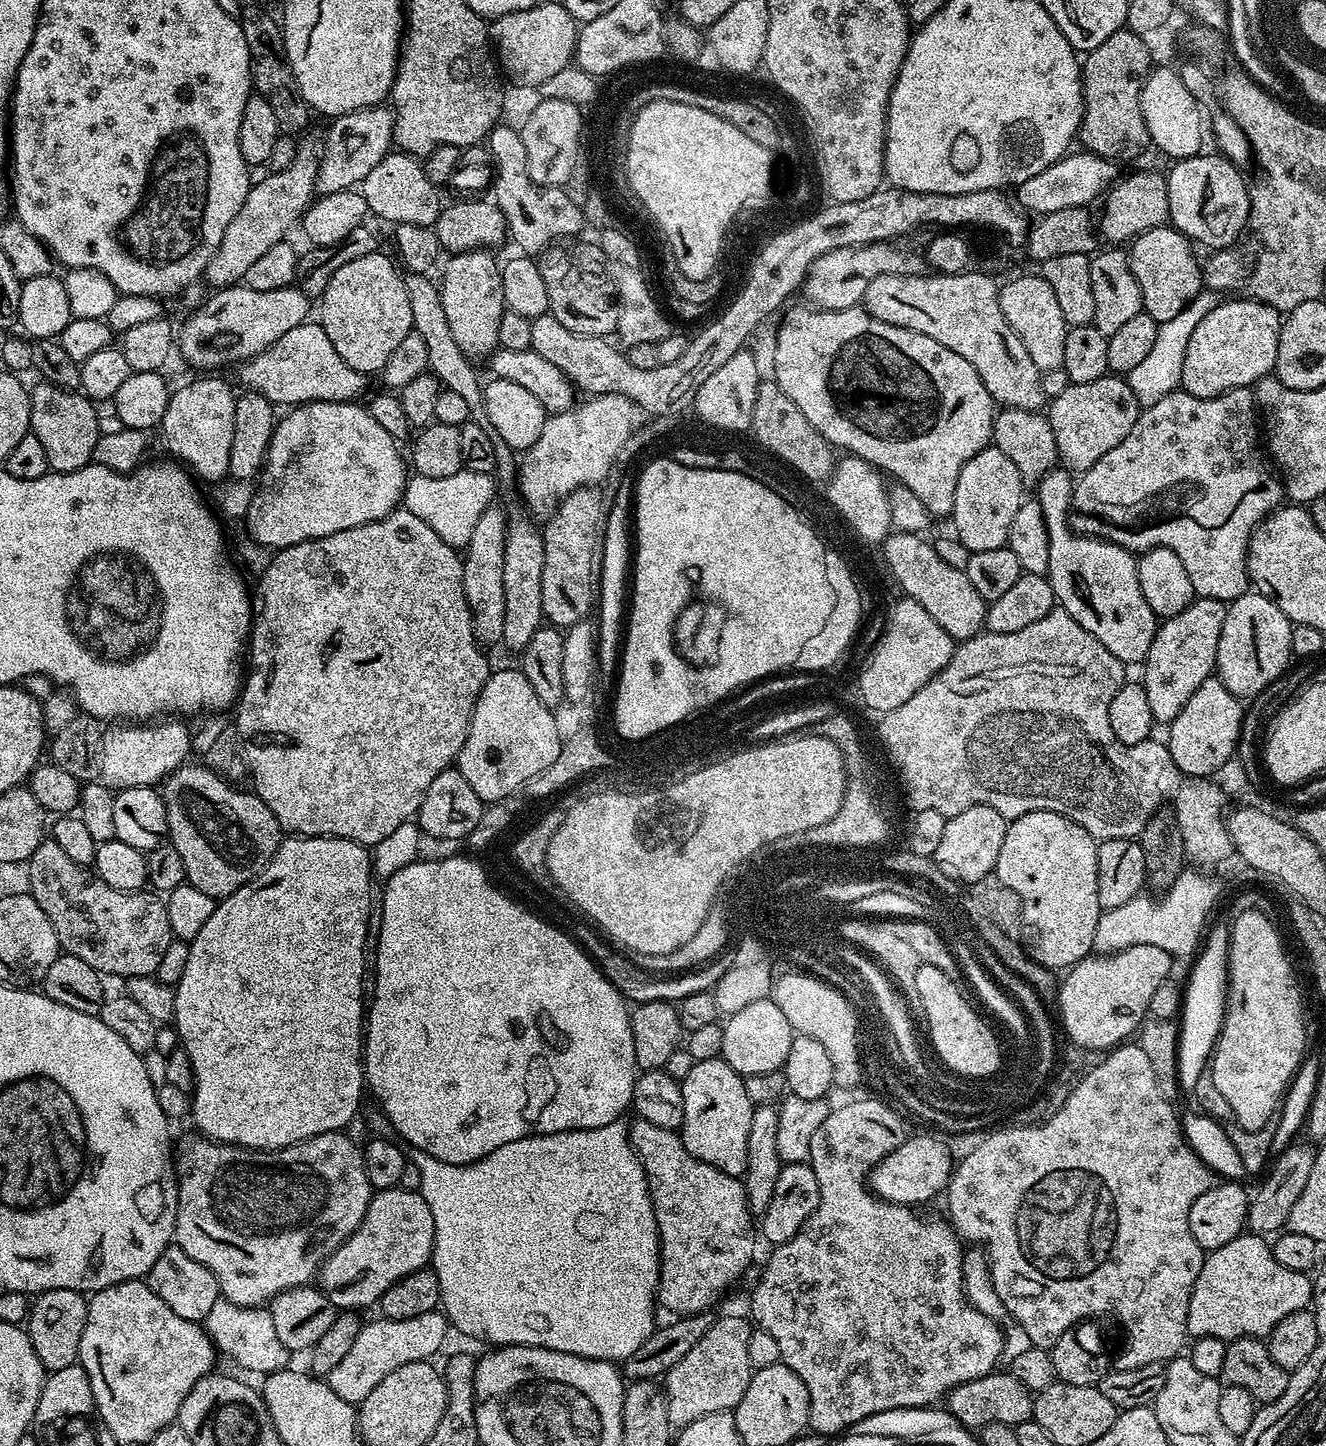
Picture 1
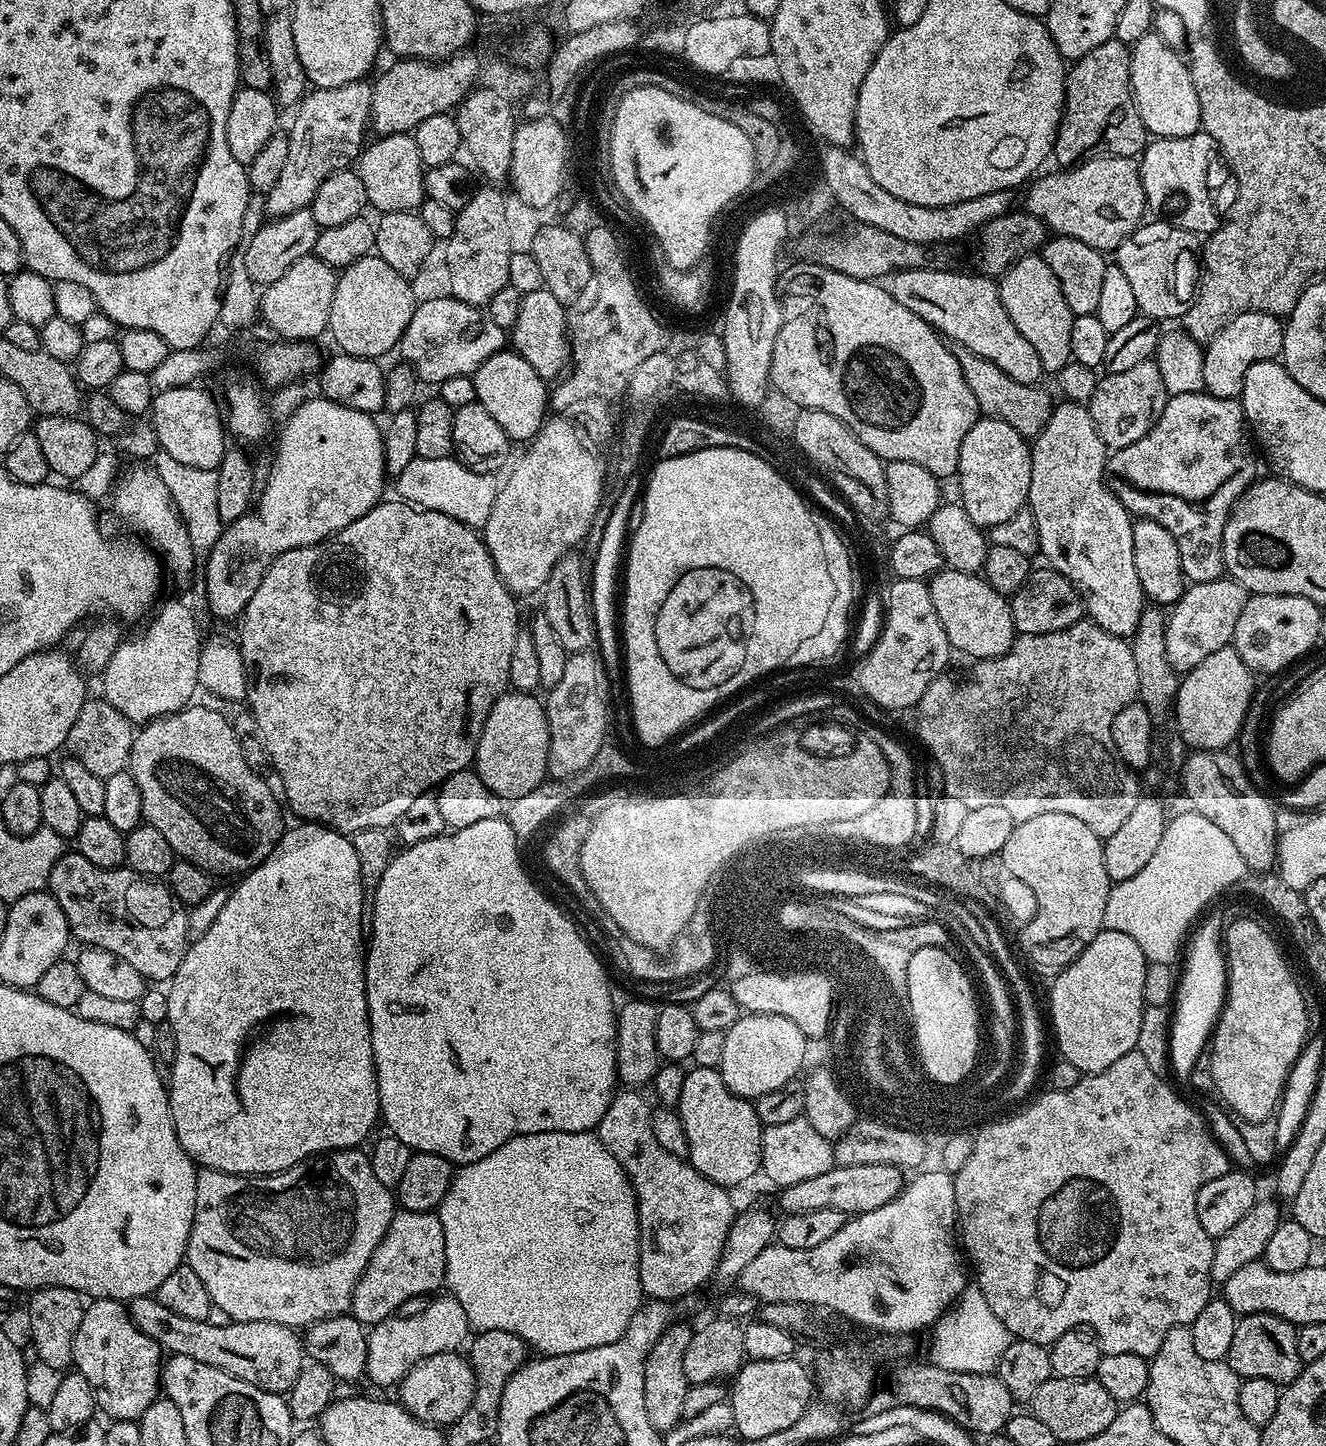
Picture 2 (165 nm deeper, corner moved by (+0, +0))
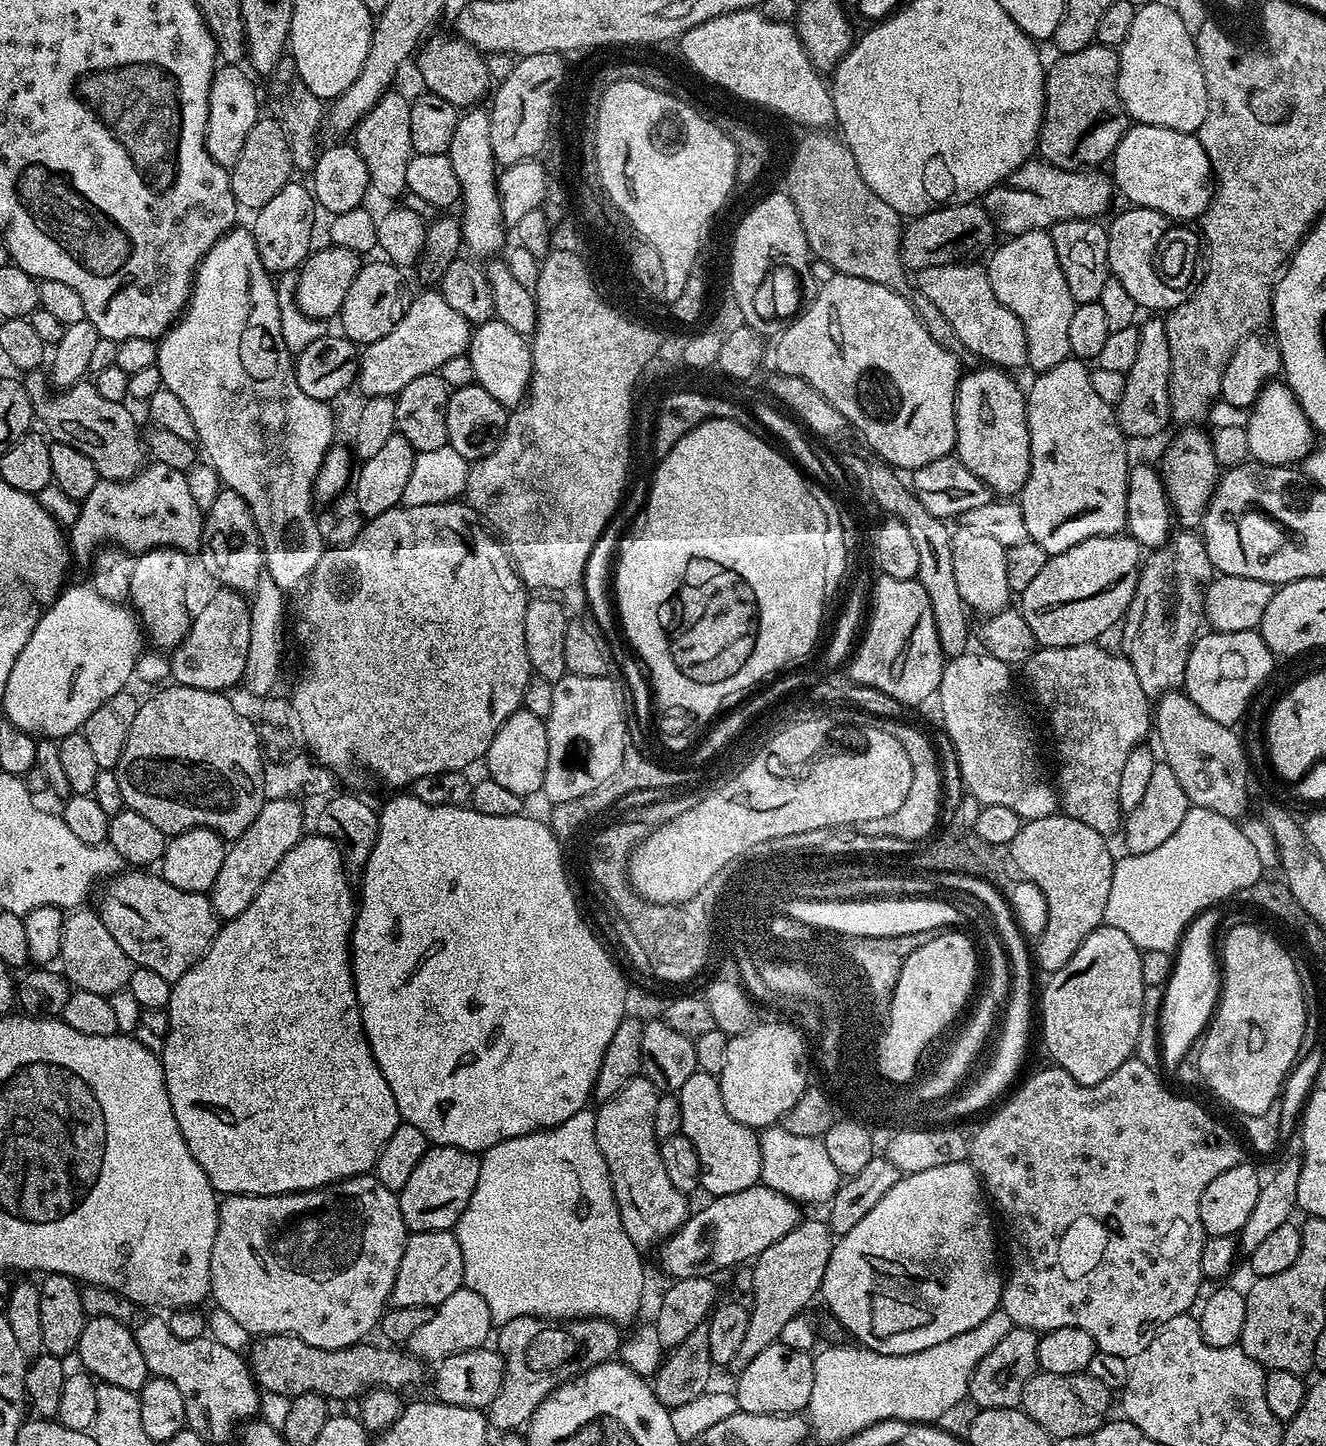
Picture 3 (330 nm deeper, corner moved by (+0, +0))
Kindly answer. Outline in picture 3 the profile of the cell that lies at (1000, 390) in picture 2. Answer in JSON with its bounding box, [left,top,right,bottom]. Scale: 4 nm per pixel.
[786,132,968,358]

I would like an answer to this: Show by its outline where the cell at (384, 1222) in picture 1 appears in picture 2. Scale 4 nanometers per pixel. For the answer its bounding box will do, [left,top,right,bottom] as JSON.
[350,1211,446,1326]

